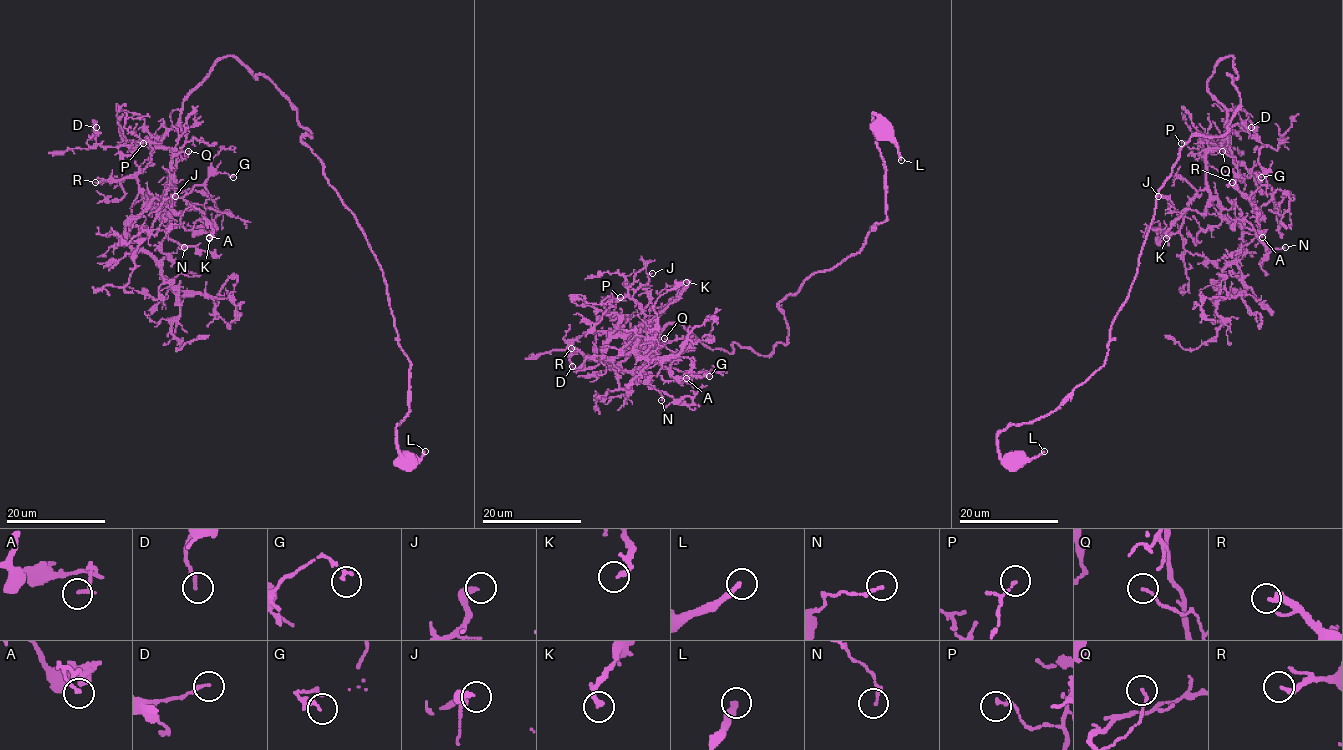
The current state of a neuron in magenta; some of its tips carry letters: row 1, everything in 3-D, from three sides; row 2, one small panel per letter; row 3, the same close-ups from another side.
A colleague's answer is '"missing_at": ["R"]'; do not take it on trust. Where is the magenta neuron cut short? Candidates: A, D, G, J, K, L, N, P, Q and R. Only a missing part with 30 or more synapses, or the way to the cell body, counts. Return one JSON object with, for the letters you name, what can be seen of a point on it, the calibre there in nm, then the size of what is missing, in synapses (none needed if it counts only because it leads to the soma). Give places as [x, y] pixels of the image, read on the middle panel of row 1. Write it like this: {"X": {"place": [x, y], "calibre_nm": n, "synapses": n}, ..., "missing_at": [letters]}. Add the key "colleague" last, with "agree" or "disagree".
{"R": {"place": [571, 348], "calibre_nm": 240, "synapses": 80}, "missing_at": ["R"], "colleague": "agree"}

